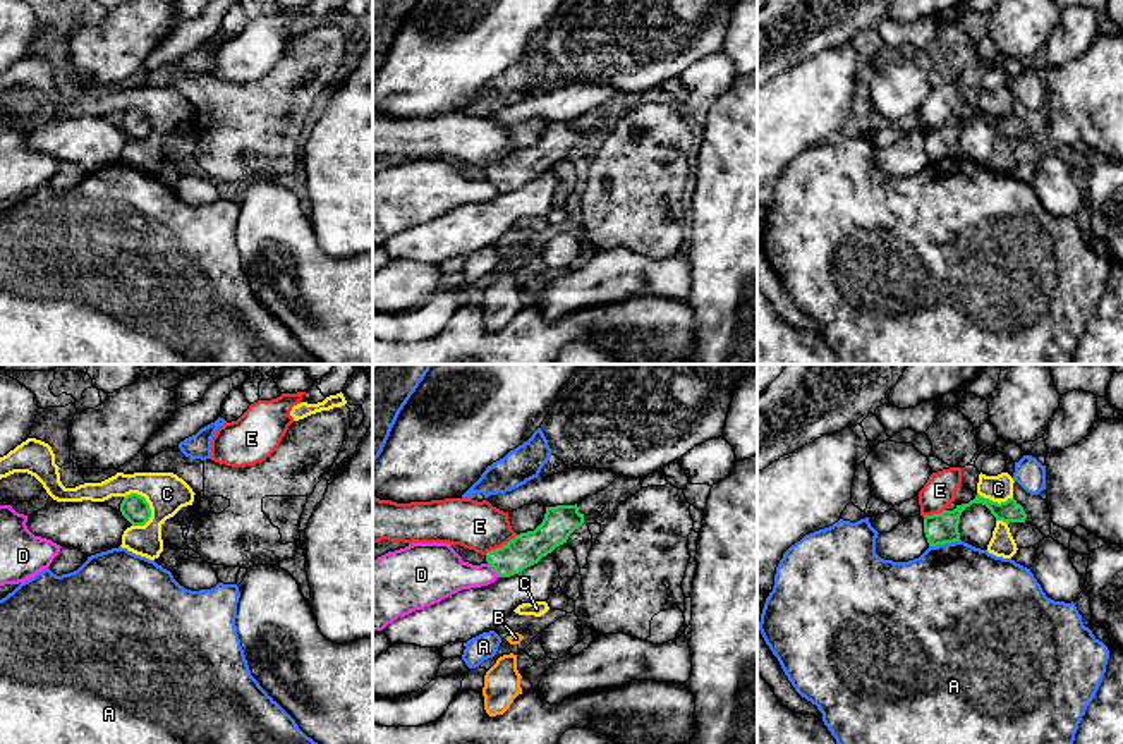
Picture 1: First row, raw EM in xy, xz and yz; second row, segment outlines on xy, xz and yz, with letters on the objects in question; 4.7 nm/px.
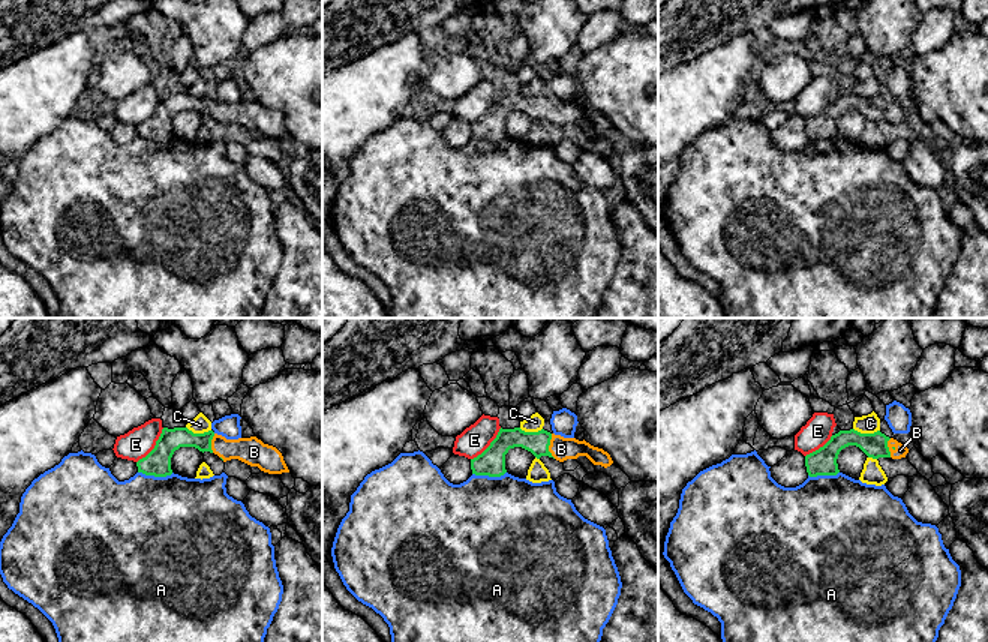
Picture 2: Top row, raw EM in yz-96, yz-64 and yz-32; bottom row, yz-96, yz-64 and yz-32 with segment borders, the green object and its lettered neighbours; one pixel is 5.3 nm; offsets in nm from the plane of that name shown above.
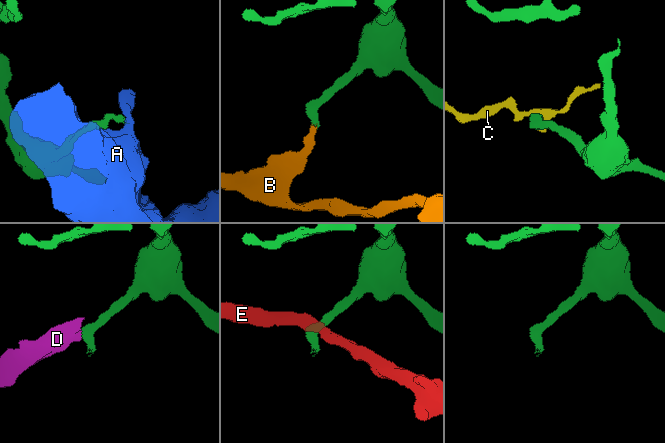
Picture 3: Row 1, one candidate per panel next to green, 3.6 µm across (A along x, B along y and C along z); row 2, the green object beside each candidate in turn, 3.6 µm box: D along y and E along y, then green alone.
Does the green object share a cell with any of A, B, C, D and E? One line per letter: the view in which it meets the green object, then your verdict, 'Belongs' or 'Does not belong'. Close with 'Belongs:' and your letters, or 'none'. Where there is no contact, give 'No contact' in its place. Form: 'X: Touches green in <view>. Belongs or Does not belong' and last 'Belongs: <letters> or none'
A: Touches green in yz. Does not belong
B: Touches green in xz. Belongs
C: Touches green in xy. Does not belong
D: Touches green in xz. Does not belong
E: Touches green in xz. Does not belong
Belongs: B

